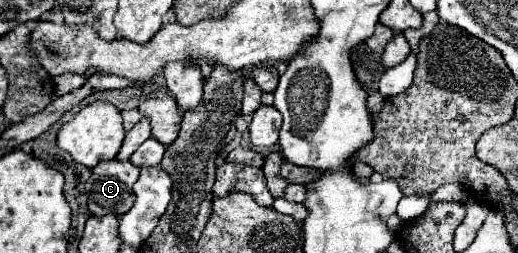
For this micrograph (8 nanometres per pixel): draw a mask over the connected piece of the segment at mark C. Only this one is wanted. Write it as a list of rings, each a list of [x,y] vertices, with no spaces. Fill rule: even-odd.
[[[100,161],[86,181],[90,213],[96,217],[104,217],[106,213],[124,215],[134,203],[132,185],[138,175],[140,169],[130,161]]]

